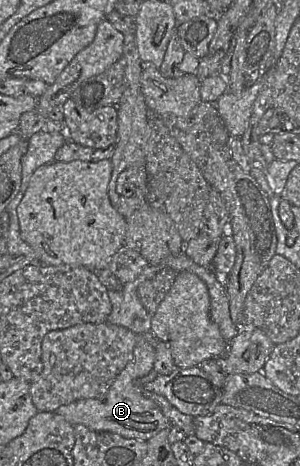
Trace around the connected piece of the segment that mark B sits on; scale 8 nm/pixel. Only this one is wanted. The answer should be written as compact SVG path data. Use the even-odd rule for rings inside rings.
M141 341L133 350L133 357L115 378L104 399L80 399L62 405L54 412L72 425L81 424L94 431L117 433L125 438L149 440L166 427L172 427L160 407L143 394L137 380L154 368L155 349L153 341Z

